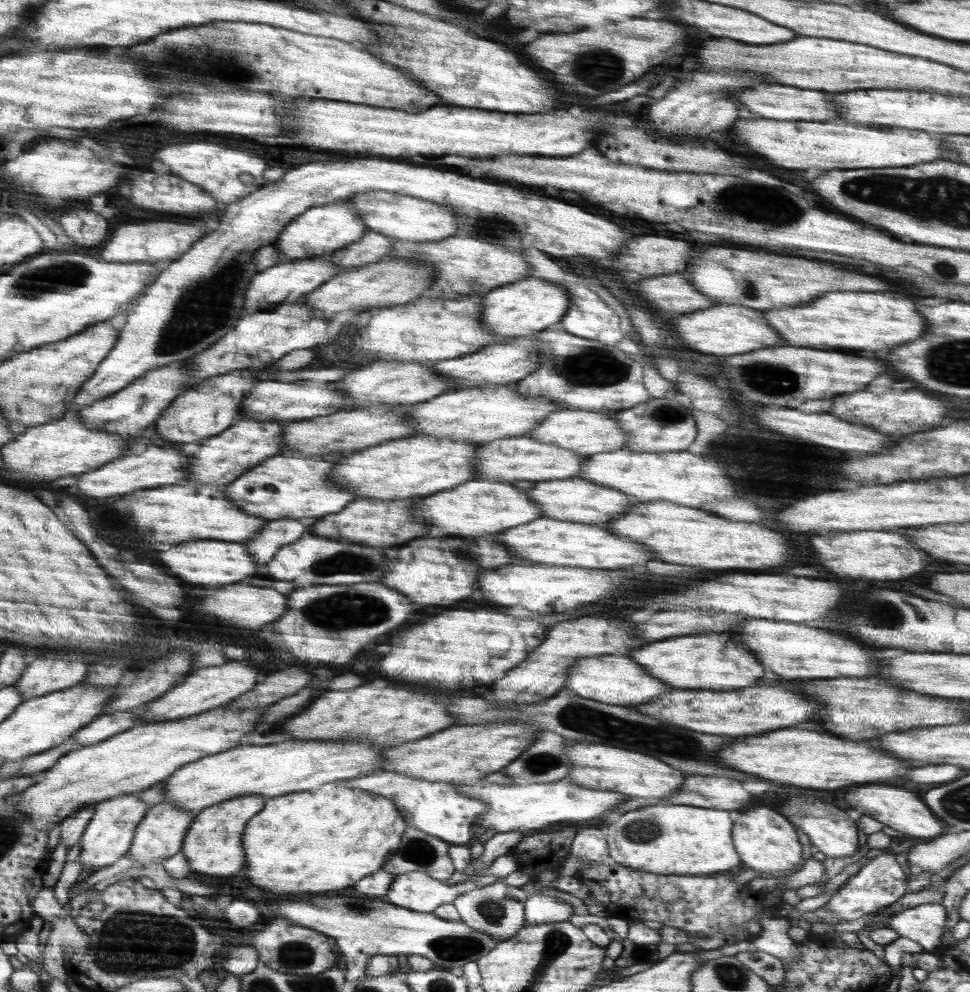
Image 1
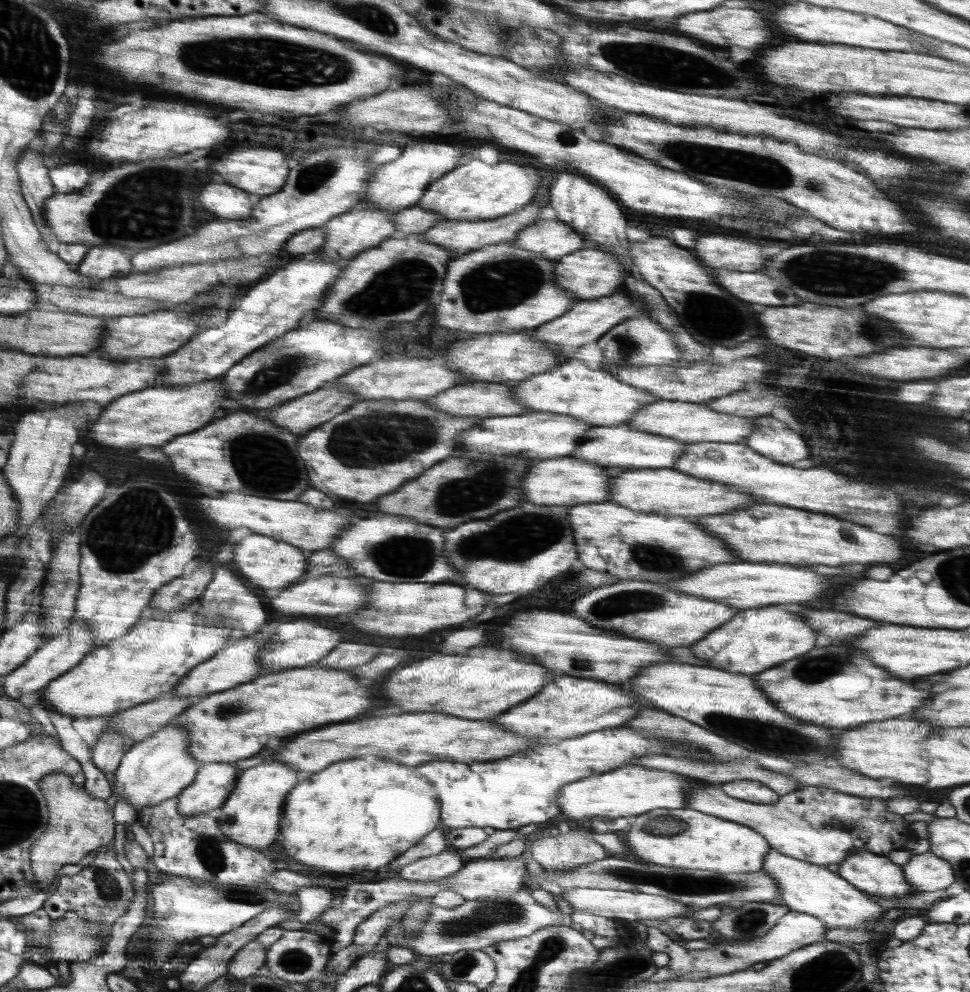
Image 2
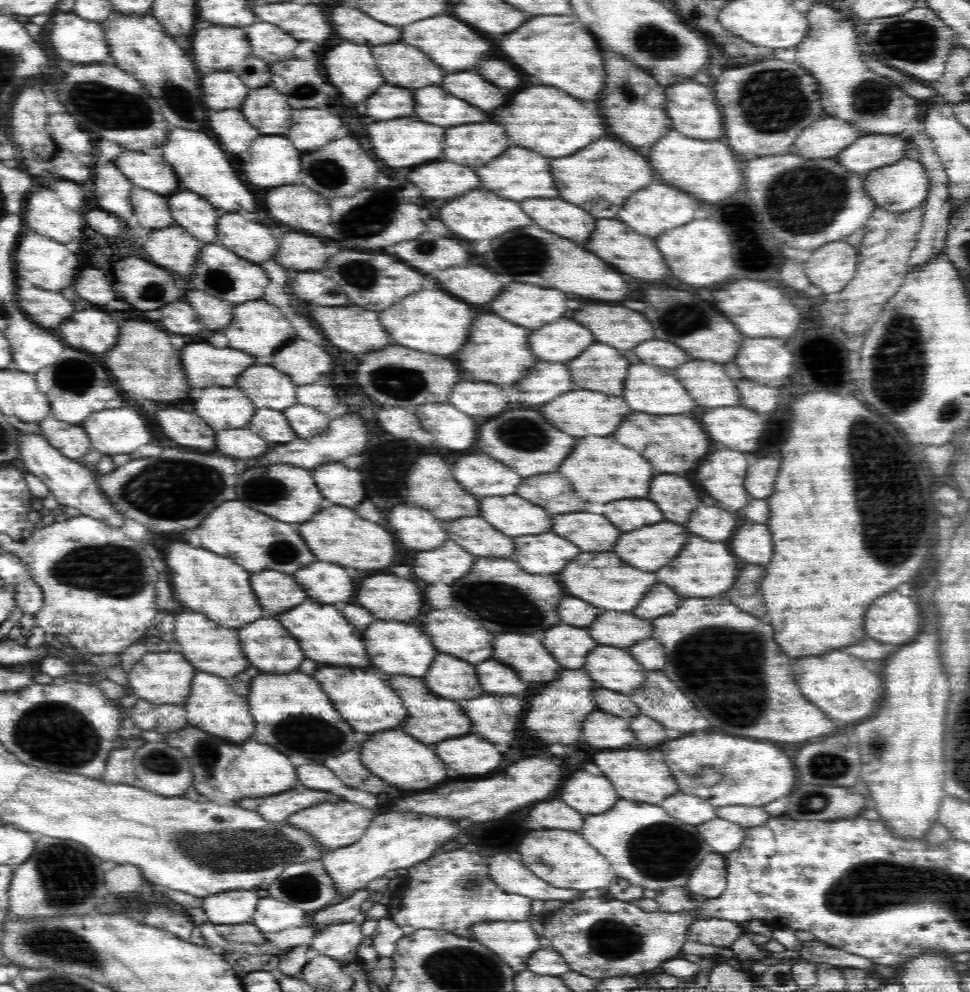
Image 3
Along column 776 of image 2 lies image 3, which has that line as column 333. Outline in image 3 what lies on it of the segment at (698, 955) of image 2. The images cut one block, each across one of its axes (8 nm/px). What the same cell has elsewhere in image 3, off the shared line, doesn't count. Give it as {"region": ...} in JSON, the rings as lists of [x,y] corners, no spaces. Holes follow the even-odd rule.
{"region":[[[353,920],[330,923],[314,933],[310,946],[320,955],[353,959],[364,937],[360,925]]]}

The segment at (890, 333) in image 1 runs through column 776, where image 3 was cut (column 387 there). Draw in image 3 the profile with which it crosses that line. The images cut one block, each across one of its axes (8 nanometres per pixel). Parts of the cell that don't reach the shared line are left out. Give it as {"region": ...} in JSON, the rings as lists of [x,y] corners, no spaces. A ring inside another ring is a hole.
{"region":[[[432,288],[420,290],[418,294],[410,294],[398,300],[394,306],[390,306],[390,310],[382,312],[382,322],[386,322],[386,330],[390,330],[390,338],[394,338],[396,344],[446,356],[454,354],[464,346],[464,342],[468,340],[472,320],[476,316],[478,312],[472,310],[468,304]]]}

